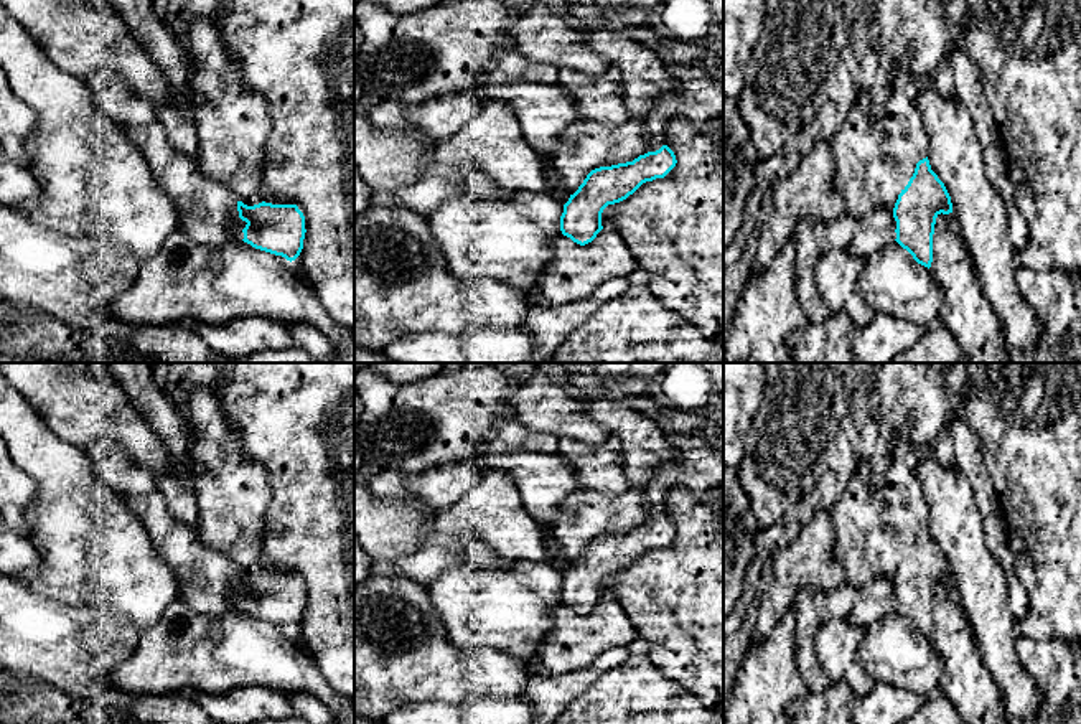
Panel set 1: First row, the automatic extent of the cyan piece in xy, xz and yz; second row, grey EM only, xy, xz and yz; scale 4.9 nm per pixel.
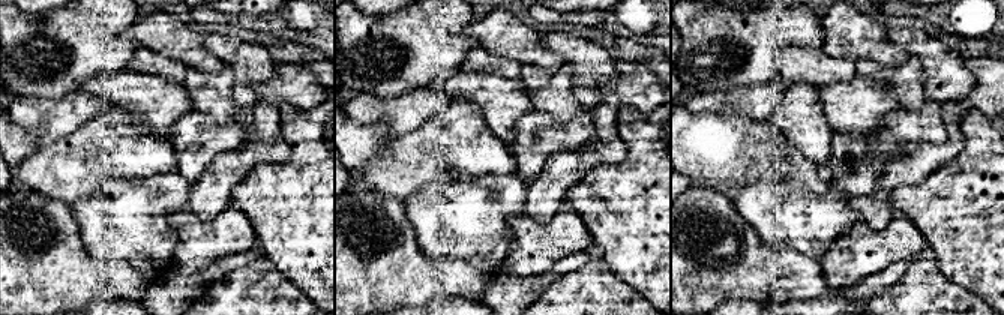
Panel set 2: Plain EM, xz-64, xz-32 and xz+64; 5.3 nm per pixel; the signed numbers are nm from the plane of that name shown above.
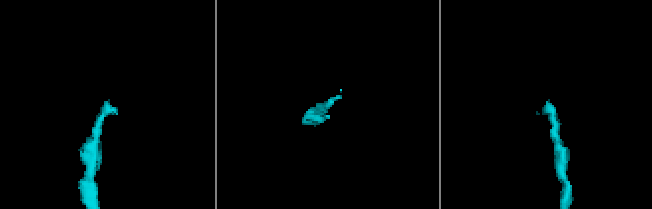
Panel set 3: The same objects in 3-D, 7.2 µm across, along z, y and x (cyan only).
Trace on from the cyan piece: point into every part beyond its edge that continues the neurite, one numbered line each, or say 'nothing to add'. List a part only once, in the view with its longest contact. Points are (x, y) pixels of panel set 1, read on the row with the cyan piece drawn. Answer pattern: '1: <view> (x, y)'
1: yz (874, 159)

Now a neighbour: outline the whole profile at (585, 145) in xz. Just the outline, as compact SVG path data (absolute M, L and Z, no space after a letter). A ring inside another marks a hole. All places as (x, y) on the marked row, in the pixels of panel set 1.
M629 117L618 127L580 120L560 135L552 162L560 185L573 195L592 170L633 162L644 153L648 135L643 119Z

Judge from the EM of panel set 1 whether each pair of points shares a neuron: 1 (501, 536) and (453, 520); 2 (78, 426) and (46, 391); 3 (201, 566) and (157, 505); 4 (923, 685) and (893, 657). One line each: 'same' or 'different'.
1: same
2: same
3: same
4: same

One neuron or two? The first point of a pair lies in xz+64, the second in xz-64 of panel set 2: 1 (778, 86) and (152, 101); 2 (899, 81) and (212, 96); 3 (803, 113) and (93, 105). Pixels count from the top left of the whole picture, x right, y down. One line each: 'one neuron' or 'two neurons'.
1: two neurons
2: one neuron
3: two neurons

